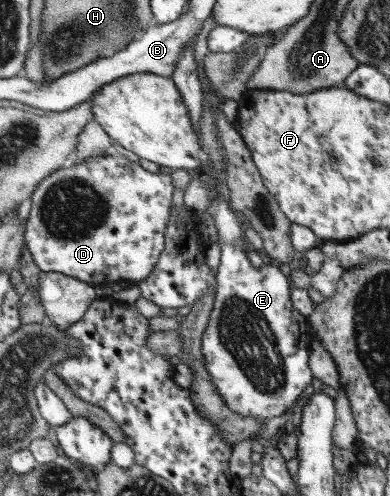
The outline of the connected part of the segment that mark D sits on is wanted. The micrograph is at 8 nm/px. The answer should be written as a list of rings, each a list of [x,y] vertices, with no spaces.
[[[113,152],[90,157],[70,168],[59,169],[40,182],[32,197],[26,247],[42,272],[63,273],[94,287],[116,286],[123,280],[140,283],[155,272],[165,251],[173,209],[172,195],[174,185],[170,170],[150,173],[139,162],[134,163]]]

